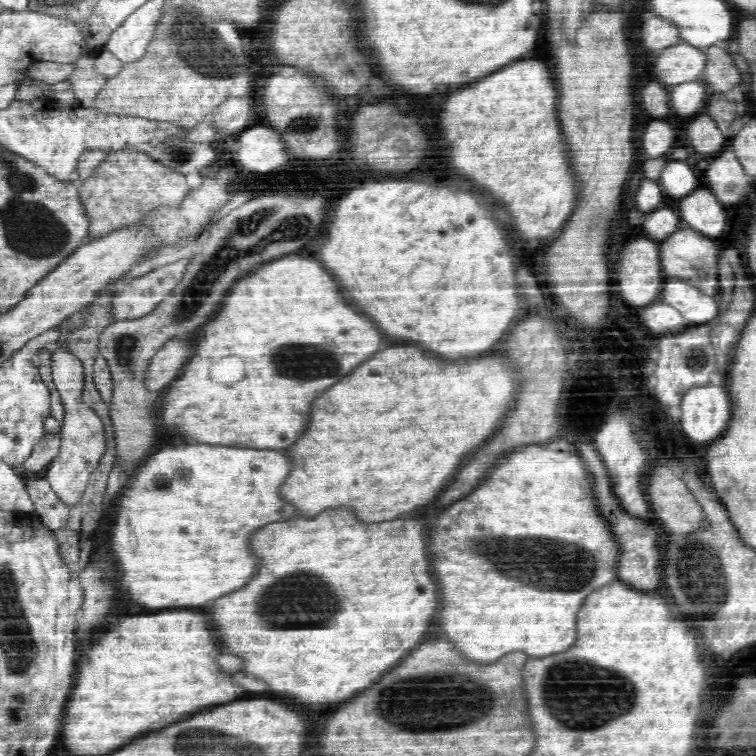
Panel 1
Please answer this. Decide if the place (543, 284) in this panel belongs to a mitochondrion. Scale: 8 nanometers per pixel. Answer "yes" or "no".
no

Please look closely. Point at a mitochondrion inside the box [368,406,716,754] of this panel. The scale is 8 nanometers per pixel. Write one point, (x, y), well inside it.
(575, 695)

